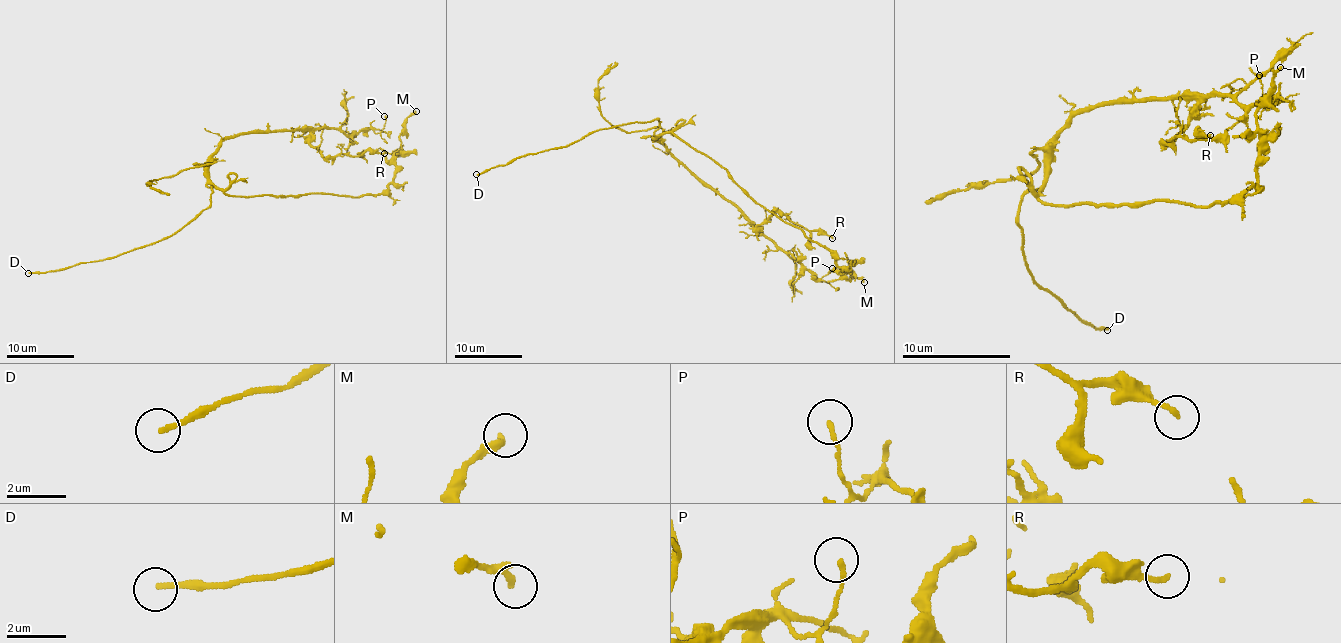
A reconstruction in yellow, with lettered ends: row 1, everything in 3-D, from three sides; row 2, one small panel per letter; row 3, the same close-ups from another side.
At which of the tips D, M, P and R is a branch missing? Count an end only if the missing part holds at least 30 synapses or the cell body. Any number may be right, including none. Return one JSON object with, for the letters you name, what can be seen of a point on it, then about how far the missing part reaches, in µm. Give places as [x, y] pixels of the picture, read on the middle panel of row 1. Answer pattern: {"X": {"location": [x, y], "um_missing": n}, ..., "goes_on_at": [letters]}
{"D": {"location": [476, 174], "um_missing": 20}, "goes_on_at": ["D"]}

